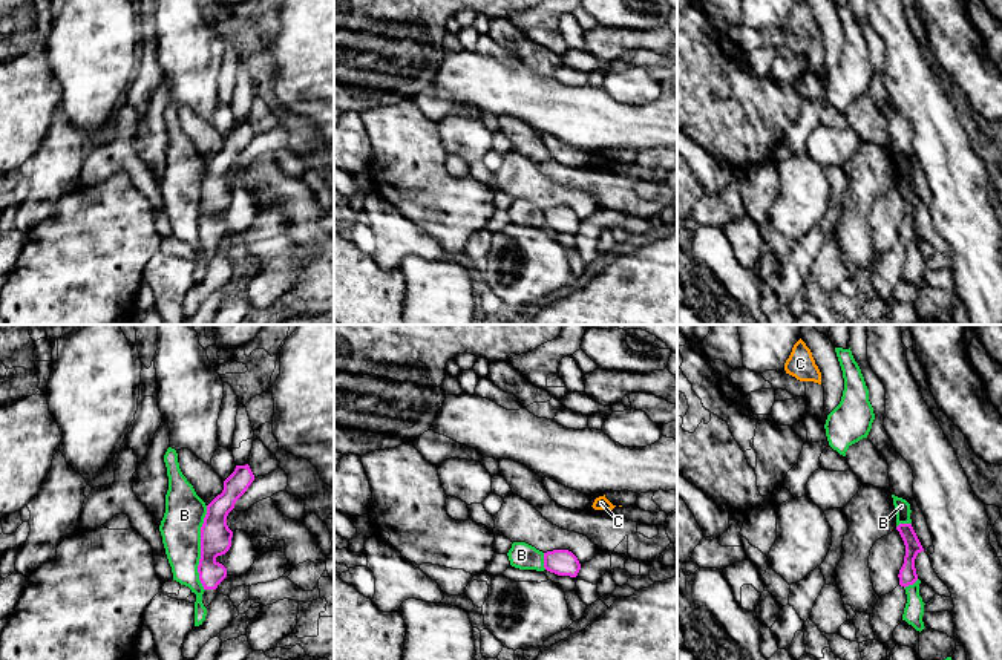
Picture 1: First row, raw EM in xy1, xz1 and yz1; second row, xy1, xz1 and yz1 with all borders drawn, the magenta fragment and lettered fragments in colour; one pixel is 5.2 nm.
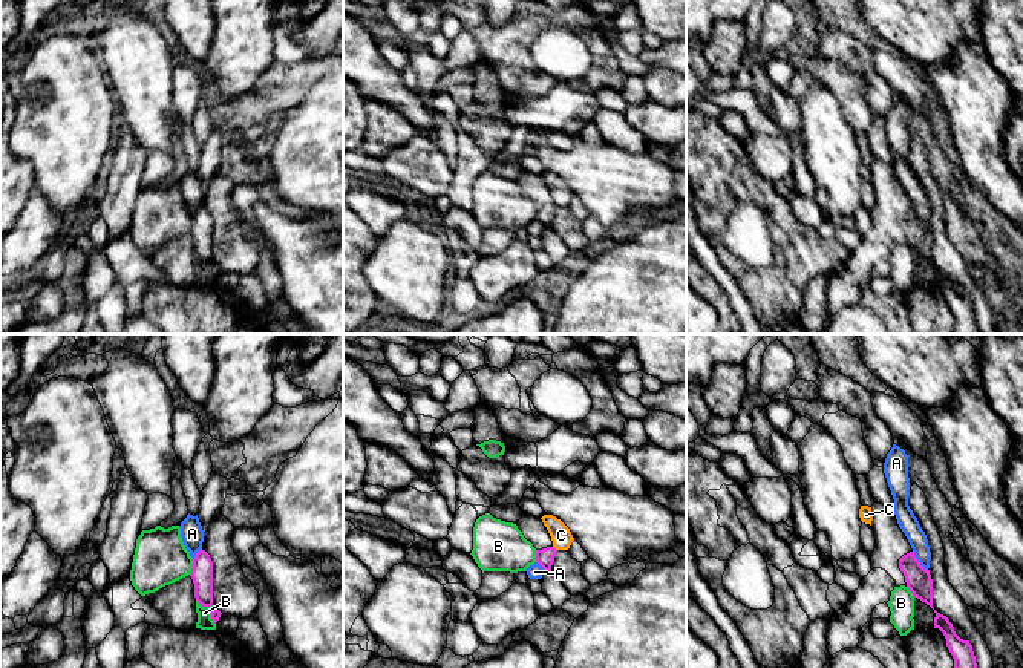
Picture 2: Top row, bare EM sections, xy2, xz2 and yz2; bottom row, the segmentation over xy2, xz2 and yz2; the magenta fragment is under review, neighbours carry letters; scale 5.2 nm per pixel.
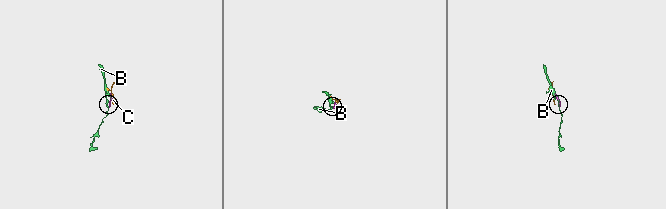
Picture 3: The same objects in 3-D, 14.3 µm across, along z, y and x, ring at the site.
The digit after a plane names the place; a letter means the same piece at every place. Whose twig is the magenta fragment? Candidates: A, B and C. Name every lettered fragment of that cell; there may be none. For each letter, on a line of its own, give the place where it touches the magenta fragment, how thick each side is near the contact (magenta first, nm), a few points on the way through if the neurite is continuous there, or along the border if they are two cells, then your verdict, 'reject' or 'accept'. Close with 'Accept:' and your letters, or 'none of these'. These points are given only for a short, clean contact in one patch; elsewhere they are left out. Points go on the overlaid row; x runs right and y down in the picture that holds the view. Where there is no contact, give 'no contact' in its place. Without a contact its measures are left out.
A: meets magenta in yz2 at (918, 561); 130 nm thick on the magenta side, 100 nm on the other; border along yz2 (913, 550), (913, 555), (927, 570); reject
B: meets magenta in xy1 at (201, 548); 160 nm thick on the magenta side, 220 nm on the other; reject
C: meets magenta in xz2 at (555, 549); 90 nm thick on the magenta side, 110 nm on the other; border along xz2 (553, 546), (556, 550); reject
Accept: none of these

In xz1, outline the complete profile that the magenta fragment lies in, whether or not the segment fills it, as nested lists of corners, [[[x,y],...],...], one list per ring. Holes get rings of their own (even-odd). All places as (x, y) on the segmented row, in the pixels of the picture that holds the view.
[[[553,550],[544,553],[544,568],[558,576],[576,577],[581,570],[581,564],[571,551]]]

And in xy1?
[[[248,464],[236,466],[224,481],[224,490],[208,505],[201,527],[201,559],[198,565],[199,580],[204,586],[202,603],[207,608],[219,594],[218,585],[227,577],[227,568],[216,560],[231,547],[233,531],[227,525],[227,516],[236,501],[254,481]]]

